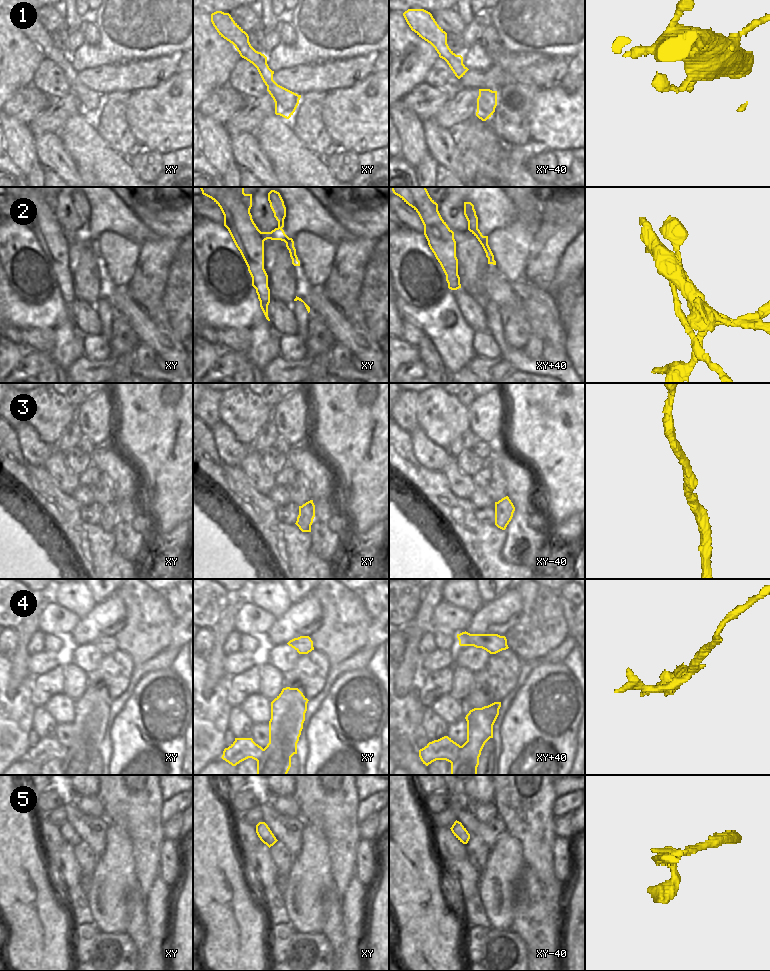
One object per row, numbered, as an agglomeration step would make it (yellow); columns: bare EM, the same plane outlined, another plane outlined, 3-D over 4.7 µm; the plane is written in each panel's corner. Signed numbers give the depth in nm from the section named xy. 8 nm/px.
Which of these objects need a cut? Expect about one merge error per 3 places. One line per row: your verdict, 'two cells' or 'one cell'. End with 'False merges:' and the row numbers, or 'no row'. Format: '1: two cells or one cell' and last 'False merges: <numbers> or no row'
1: one cell
2: two cells
3: one cell
4: one cell
5: one cell
False merges: 2

